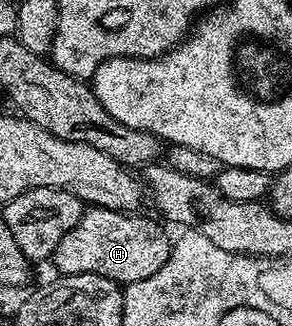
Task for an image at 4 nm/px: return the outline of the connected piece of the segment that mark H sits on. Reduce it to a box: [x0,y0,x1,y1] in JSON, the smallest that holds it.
[52,207,172,286]

